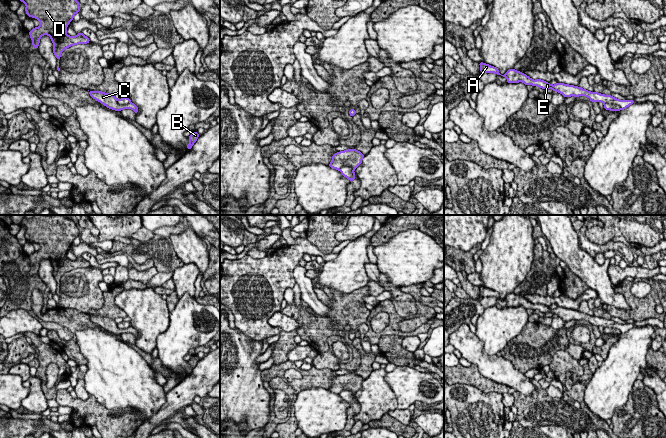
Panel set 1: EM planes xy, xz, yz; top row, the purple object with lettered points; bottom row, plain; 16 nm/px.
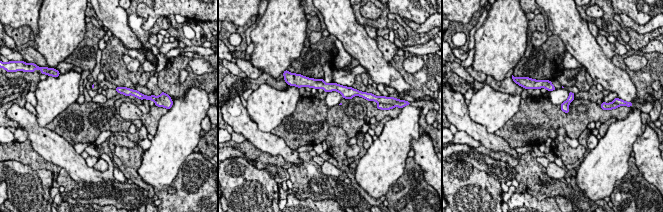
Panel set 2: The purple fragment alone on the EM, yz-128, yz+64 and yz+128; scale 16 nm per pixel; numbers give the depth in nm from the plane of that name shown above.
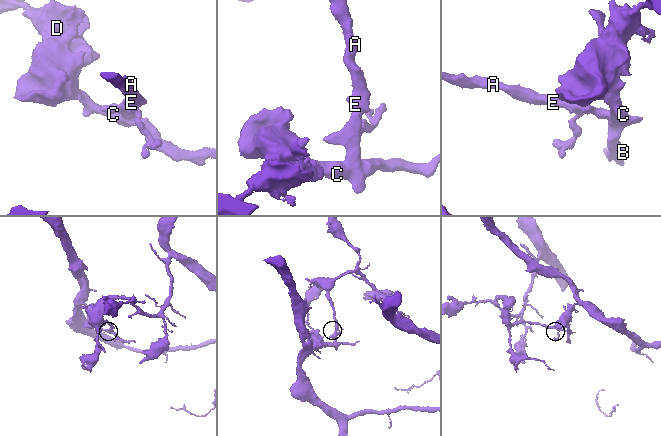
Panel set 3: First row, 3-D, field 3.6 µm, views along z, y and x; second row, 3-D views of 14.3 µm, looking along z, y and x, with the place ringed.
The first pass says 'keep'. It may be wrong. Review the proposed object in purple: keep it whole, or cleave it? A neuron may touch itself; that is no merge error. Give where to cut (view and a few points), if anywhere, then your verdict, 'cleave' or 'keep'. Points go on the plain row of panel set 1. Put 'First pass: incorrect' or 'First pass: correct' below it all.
cut in yz along (604, 327), (615, 327), (621, 333); cleave
First pass: incorrect

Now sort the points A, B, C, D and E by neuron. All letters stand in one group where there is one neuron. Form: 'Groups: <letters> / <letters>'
Groups: A E / B C D

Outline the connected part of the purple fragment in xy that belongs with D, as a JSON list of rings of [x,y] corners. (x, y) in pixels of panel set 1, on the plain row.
[[[34,215],[31,219],[23,218],[20,226],[26,228],[26,238],[29,241],[33,241],[40,245],[40,250],[35,251],[29,255],[31,264],[33,265],[32,270],[38,273],[40,262],[42,259],[48,259],[53,266],[53,277],[57,284],[60,284],[61,277],[73,269],[77,268],[87,268],[90,263],[86,261],[82,256],[78,257],[76,260],[69,260],[66,257],[66,253],[76,237],[80,236],[79,226],[73,220],[66,218],[62,215]]]

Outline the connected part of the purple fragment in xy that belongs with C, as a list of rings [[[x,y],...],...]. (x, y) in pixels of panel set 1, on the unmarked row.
[[[89,315],[89,318],[91,322],[102,327],[109,333],[113,333],[116,335],[121,335],[123,333],[132,333],[135,336],[135,338],[138,337],[138,331],[135,328],[133,328],[132,326],[129,326],[128,328],[125,328],[125,329],[119,329],[117,323],[112,318],[104,317],[101,315],[98,315],[98,316]]]

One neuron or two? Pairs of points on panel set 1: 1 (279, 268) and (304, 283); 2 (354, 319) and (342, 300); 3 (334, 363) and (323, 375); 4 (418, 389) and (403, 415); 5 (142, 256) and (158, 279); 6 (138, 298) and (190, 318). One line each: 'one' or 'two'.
1: two
2: one
3: two
4: two
5: two
6: two

